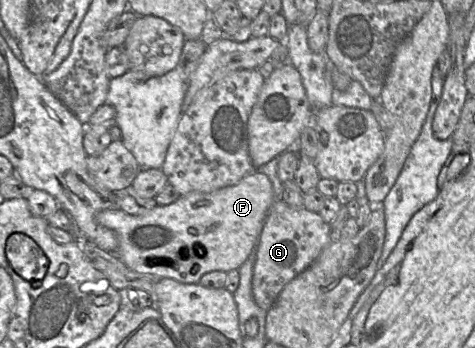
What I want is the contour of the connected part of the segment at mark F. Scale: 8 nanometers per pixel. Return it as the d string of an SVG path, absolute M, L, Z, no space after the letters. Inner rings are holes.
M254 171L234 185L209 193L192 191L169 205L157 205L144 215L130 215L119 208L104 209L96 214L96 221L117 234L119 245L115 254L129 269L155 279L169 278L184 284L197 284L208 272L238 270L257 247L265 219L276 199L269 178Z

